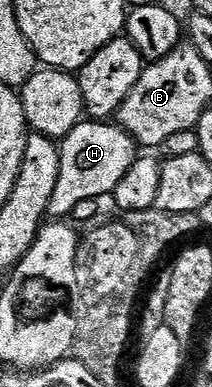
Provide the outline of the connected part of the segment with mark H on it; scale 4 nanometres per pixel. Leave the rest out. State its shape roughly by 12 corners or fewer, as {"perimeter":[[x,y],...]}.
{"perimeter":[[110,121],[77,123],[61,140],[48,212],[113,196],[140,155]]}

